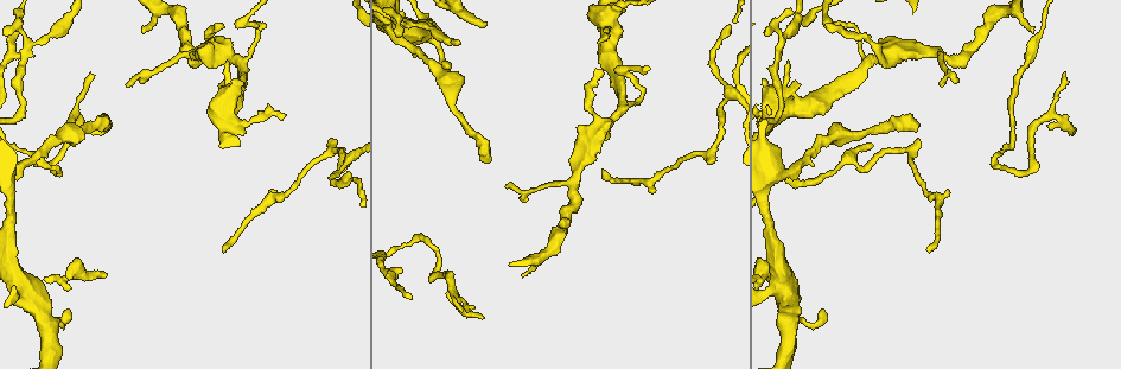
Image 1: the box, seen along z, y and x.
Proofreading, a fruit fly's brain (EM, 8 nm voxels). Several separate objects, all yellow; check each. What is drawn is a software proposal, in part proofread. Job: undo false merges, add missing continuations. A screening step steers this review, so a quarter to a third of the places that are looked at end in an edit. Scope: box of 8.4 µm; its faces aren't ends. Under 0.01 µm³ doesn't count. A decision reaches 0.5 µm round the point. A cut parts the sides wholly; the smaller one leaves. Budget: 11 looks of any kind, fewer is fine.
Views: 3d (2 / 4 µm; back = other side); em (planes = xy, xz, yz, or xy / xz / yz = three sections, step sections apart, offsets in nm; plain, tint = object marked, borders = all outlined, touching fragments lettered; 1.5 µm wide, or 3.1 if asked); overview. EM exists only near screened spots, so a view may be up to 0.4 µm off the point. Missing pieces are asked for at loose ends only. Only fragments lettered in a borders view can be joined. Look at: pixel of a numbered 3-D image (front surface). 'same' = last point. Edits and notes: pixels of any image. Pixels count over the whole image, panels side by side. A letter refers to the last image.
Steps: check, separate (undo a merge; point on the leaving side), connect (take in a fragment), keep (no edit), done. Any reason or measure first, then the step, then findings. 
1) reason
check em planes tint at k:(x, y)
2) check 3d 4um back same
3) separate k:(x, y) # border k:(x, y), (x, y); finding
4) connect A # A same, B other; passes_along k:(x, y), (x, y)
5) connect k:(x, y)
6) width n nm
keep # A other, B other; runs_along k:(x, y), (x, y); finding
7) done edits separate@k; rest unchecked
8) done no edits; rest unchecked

tapers out
check 3d 2um at 1:(930, 248)

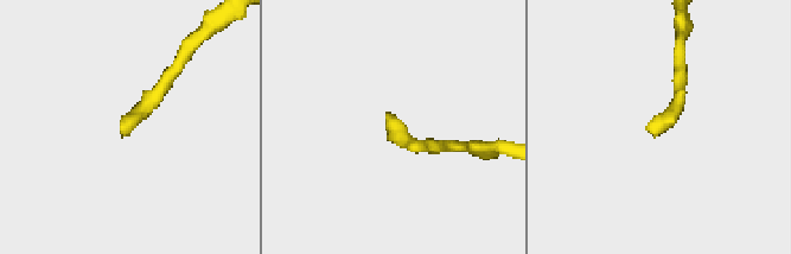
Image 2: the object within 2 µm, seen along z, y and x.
check em planes plain at 2:(648, 127)

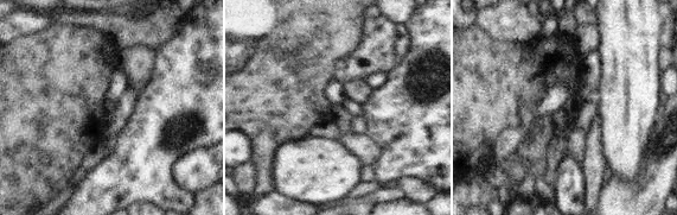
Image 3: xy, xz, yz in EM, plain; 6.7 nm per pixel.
check em planes borders same

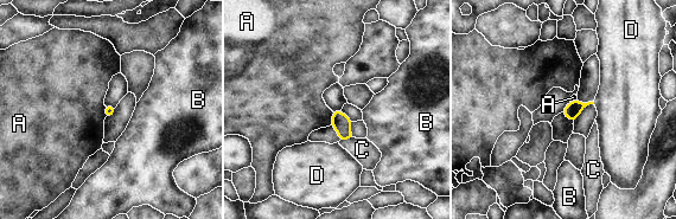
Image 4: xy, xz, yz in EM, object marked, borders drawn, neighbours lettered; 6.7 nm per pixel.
width 70 nm
keep # A other, B other, C other, D other; none of them fits

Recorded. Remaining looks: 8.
thin neck
check em yz step 8 tint at 1:(571, 181)

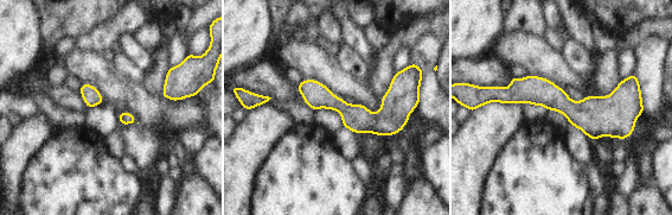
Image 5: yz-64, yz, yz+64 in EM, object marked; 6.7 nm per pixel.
another direction
check em planes tint same

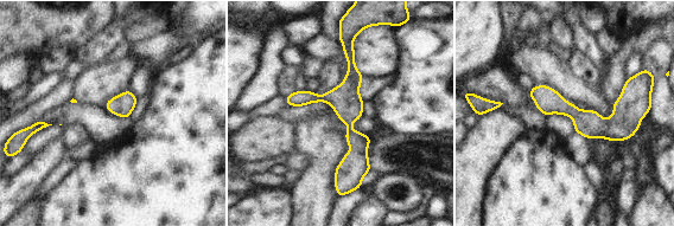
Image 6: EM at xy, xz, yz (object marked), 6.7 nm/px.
what lies round it
check em planes borders same

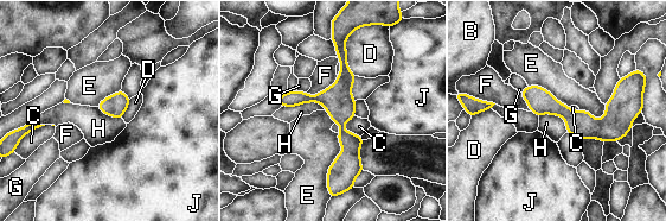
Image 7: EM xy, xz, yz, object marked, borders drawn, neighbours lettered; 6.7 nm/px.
keep # B other, C other, D other, E other, F other, G other, H other, J other; runs_along 7:(345, 18), (345, 152), (339, 158); one cell here

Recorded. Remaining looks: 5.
sharp bend
check 3d 4um at 1:(259, 33)

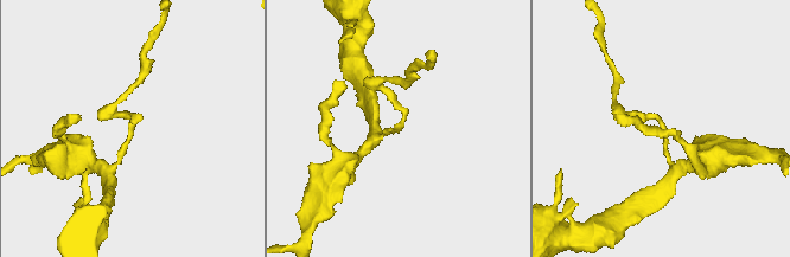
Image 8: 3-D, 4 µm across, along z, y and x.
shape alone is not enough
check em yz step 8 borders at 8:(662, 126)

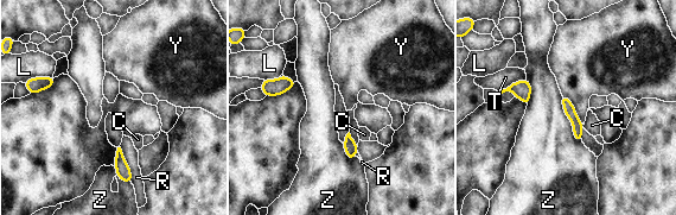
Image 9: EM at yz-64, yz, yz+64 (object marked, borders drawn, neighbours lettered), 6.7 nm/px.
keep # C other, L other, R other, T other, Y other, Z other; border 9:(561, 96), (573, 137), (580, 141); continuous, no second cell

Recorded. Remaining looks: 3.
check em yz step 4 tint at 1:(48, 323)

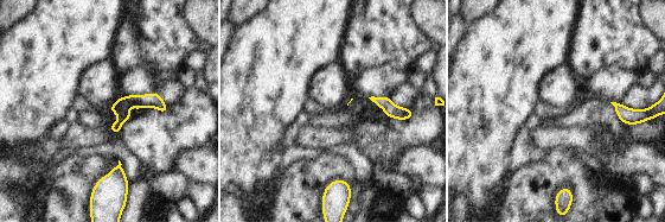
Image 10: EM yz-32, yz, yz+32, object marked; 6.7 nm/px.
check em planes borders same

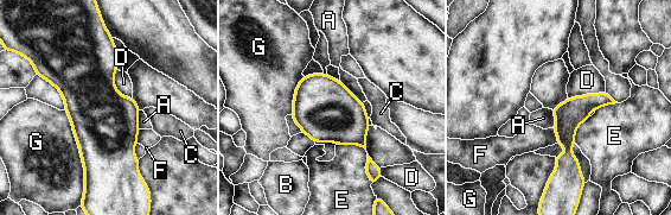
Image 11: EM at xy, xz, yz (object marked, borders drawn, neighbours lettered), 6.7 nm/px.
longest_contact G 550 nm
keep # A other, B other, C other, D other, E other, F other, G other; runs_along 11:(605, 95), (568, 125), (554, 176); all the same cell

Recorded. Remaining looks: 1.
done no edits; rest unchecked

